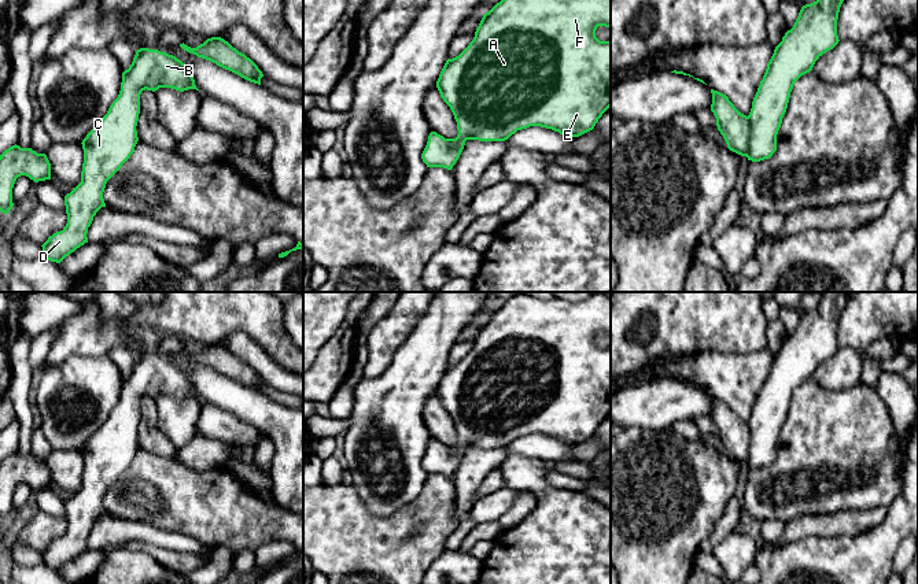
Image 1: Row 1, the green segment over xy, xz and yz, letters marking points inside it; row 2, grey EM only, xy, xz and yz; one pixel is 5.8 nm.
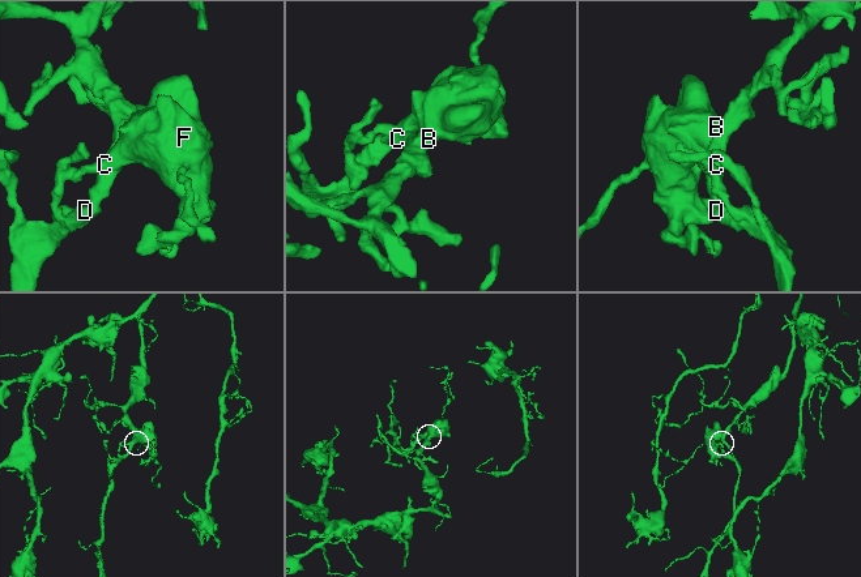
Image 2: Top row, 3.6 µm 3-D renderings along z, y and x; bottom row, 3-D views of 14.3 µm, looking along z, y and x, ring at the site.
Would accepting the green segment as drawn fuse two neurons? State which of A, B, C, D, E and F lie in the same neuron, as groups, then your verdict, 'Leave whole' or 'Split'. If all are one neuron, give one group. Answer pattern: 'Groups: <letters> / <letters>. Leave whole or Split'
Groups: A B C D E F. Leave whole

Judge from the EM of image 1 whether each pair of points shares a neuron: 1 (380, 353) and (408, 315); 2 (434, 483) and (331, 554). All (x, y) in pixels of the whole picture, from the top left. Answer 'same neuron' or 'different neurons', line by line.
1: same neuron
2: same neuron

